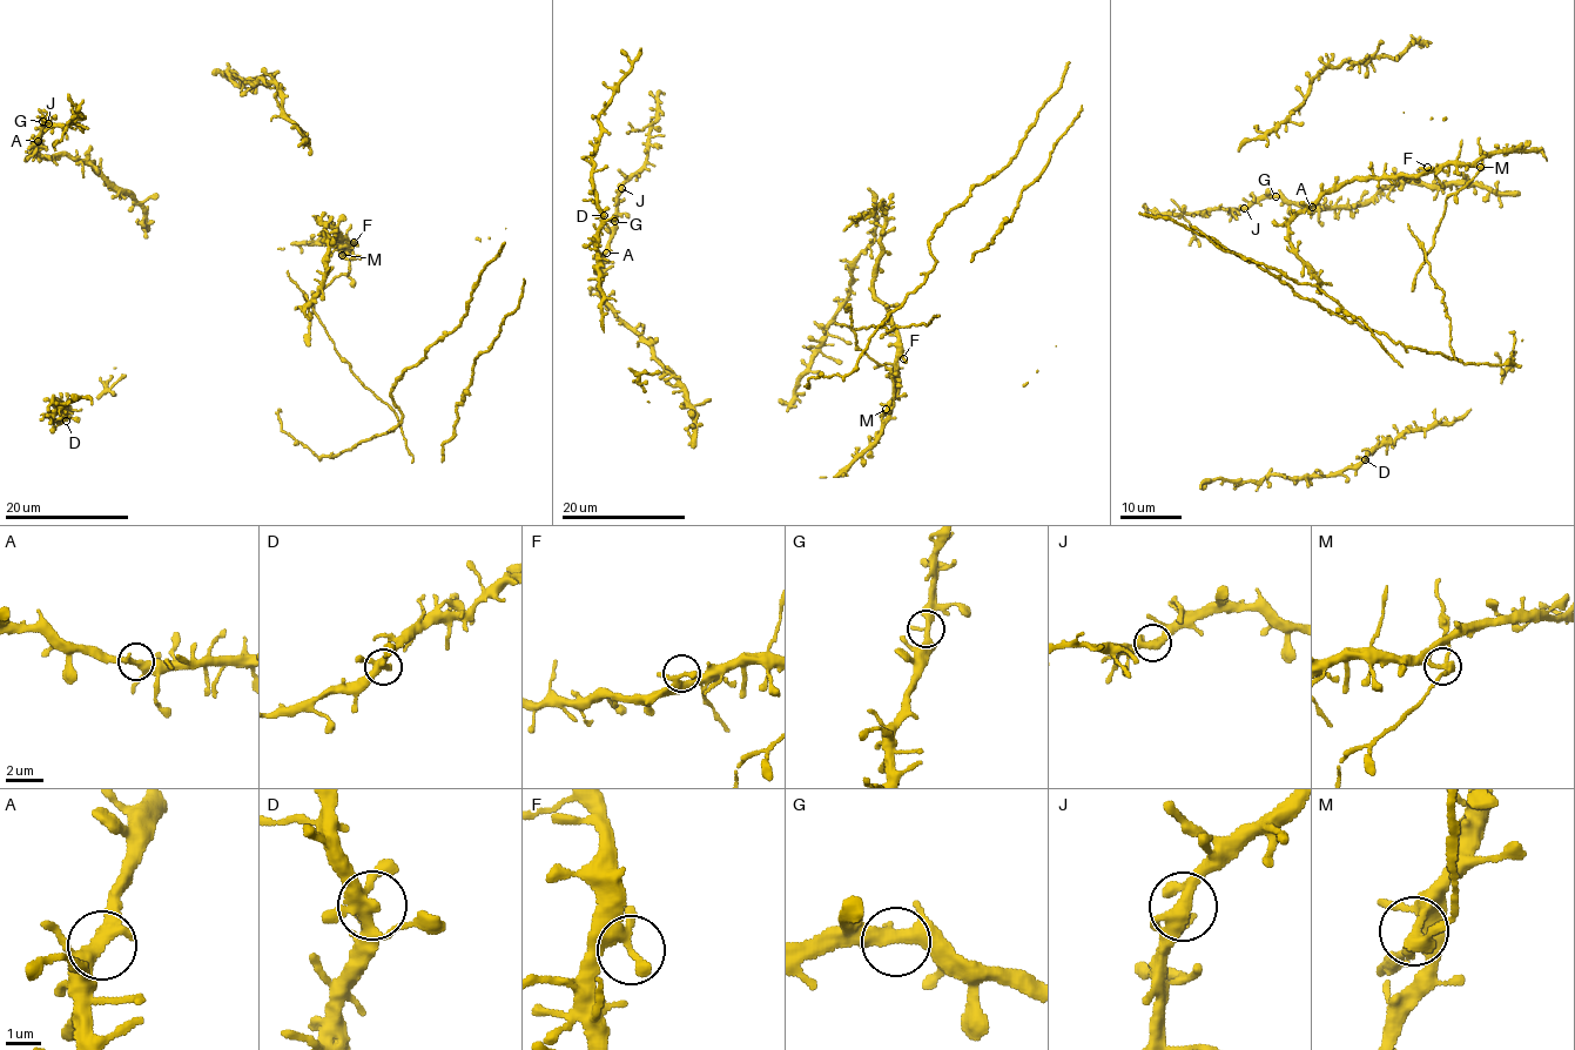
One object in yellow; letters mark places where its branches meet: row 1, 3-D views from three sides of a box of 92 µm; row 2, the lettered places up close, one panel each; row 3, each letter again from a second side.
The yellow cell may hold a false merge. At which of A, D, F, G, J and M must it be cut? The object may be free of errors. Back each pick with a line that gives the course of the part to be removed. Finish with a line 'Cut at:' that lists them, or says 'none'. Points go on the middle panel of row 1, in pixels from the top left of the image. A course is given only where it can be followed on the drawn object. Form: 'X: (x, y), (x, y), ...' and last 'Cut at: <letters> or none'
M: (887, 409), (894, 404), (892, 372), (859, 347), (855, 330), (872, 324), (888, 331), (926, 325), (937, 317)
Cut at: M

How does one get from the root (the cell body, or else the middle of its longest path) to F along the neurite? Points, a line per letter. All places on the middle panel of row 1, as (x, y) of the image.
F: (894, 404), (888, 409), (896, 389), (895, 363), (903, 358)

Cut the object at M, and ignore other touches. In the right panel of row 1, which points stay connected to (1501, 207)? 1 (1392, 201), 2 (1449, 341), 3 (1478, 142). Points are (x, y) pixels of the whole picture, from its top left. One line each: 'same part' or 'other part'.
1: same part
2: other part
3: other part

